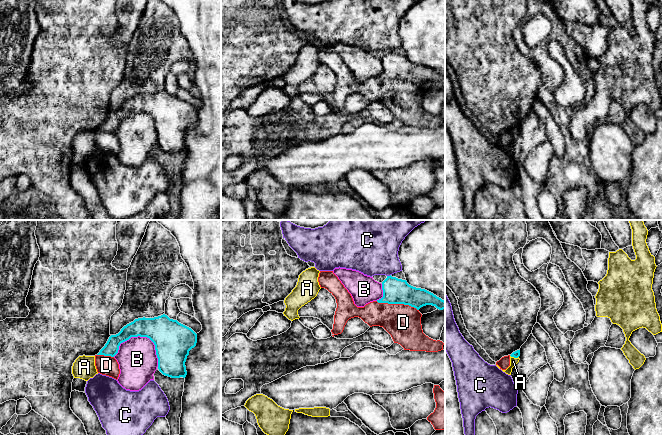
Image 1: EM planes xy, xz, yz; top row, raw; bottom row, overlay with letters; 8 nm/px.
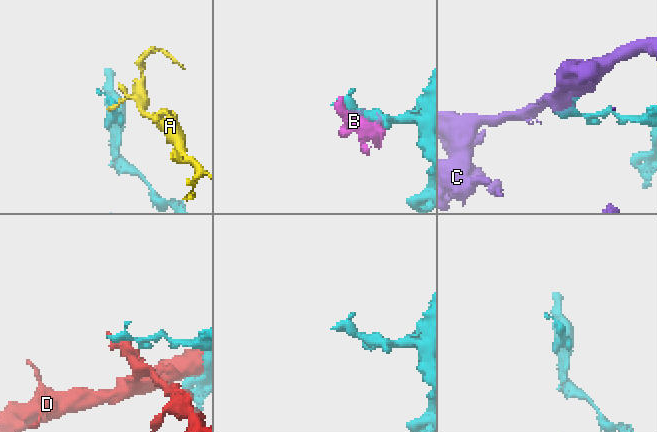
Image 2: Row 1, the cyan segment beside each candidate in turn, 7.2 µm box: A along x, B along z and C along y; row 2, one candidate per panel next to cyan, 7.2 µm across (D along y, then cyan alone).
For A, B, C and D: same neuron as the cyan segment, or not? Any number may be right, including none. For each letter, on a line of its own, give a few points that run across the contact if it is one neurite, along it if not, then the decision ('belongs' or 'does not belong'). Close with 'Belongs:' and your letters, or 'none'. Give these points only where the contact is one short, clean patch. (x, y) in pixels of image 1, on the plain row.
A: line yz (510, 131), (518, 133); does not belong
B: does not belong
C: does not belong
D: does not belong
Belongs: none

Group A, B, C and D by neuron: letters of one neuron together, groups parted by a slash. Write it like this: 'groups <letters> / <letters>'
groups A / B / C / D

